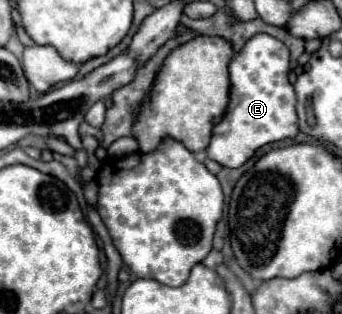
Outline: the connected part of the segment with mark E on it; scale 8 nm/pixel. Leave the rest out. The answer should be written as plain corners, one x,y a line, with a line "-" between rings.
255,34
239,52
233,54
229,62
229,80
229,104
223,120
213,128
205,156
225,168
239,168
253,156
257,148
285,138
295,138
299,132
295,112
297,98
293,84
289,82
287,46
269,34

